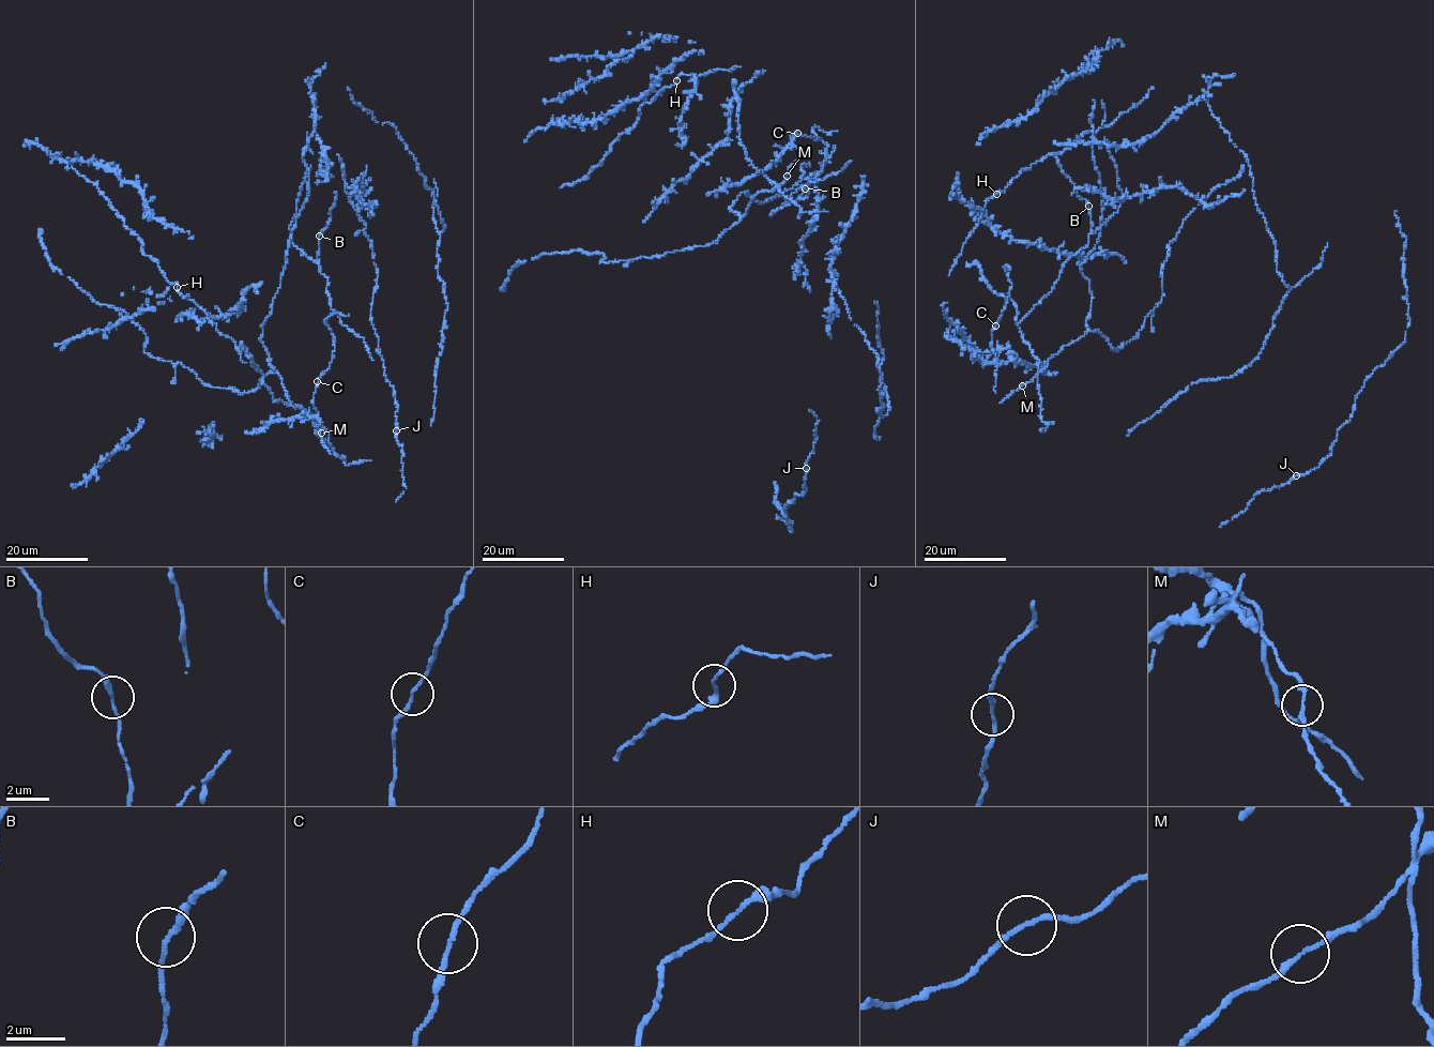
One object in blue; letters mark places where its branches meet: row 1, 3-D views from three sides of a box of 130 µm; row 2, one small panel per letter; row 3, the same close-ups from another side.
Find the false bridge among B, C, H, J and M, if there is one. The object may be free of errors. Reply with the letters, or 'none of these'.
none of these

